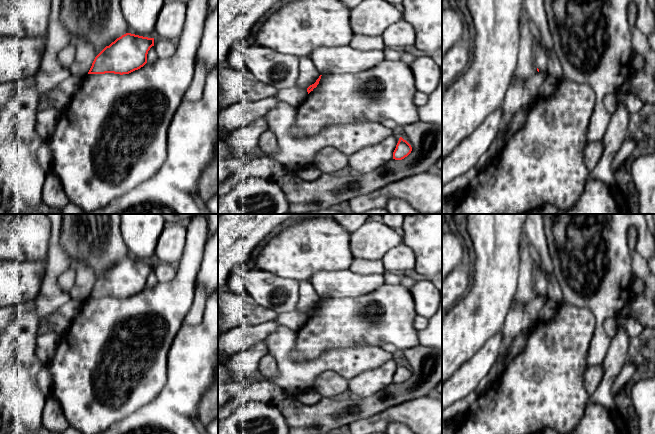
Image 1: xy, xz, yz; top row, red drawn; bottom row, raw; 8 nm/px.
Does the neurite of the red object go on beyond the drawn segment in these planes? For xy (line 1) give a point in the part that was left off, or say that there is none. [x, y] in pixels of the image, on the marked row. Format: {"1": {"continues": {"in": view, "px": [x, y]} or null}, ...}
{"1": {"continues": null}}

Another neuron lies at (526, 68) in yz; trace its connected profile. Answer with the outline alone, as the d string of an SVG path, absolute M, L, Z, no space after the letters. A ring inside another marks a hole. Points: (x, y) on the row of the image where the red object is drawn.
M524 8L520 21L517 66L512 77L512 83L517 80L525 82L538 72L535 64L536 40L529 29L529 20L527 10Z

